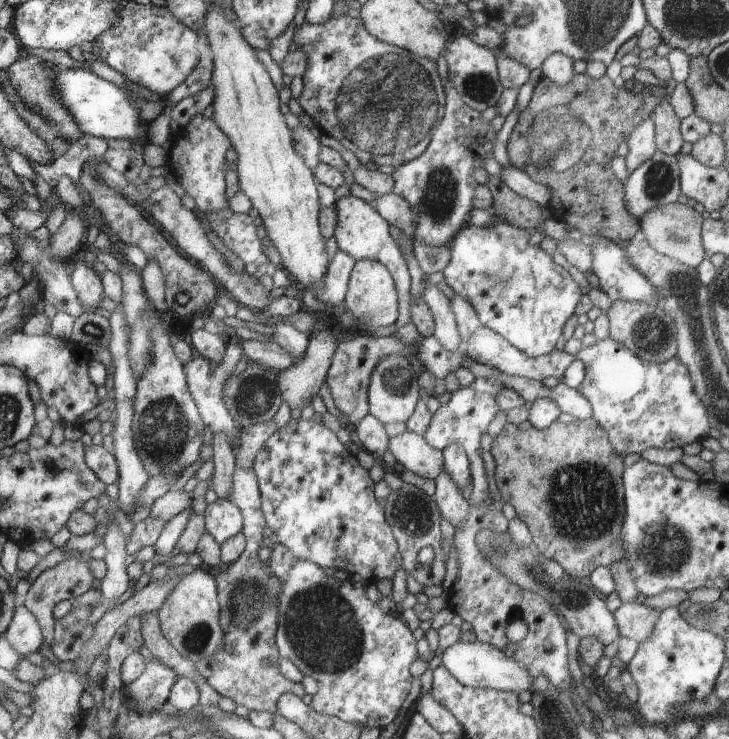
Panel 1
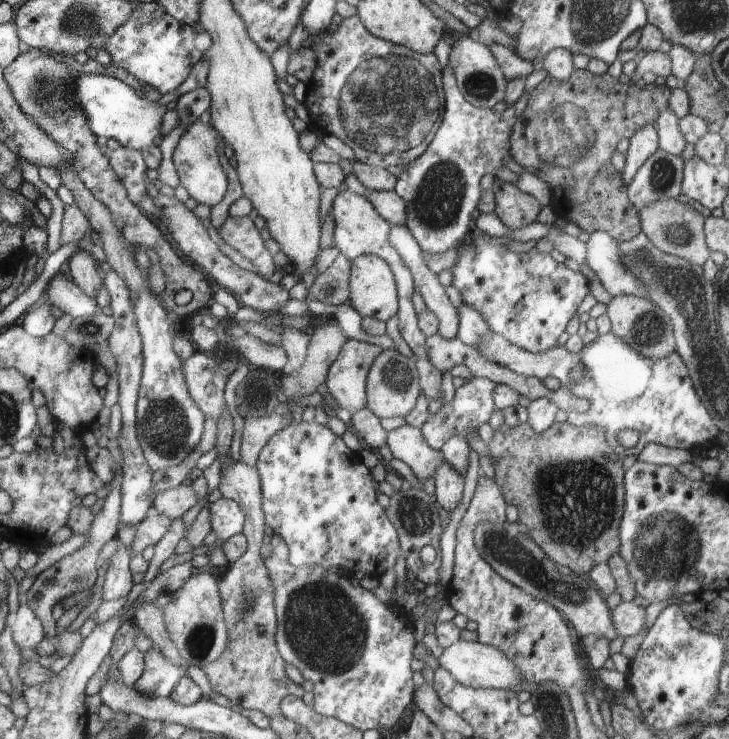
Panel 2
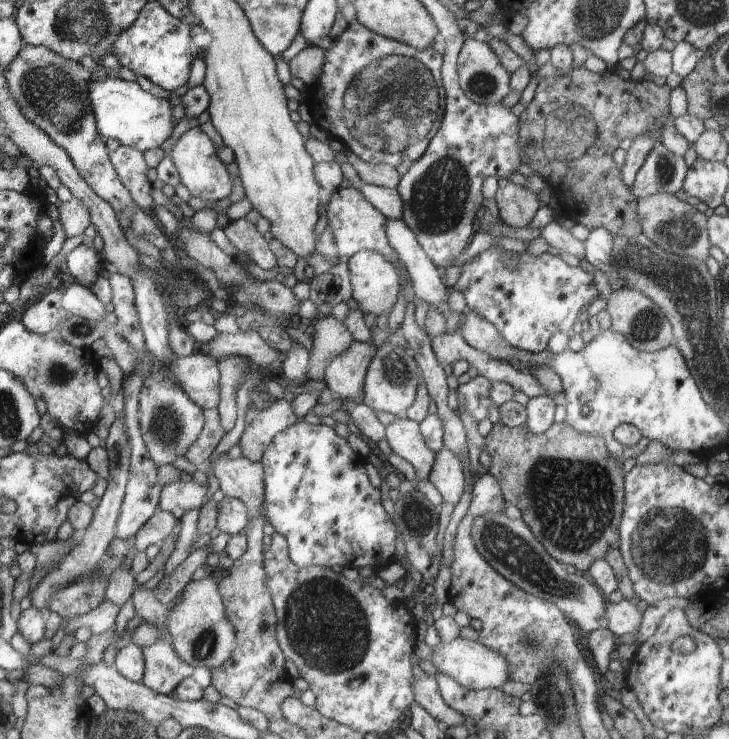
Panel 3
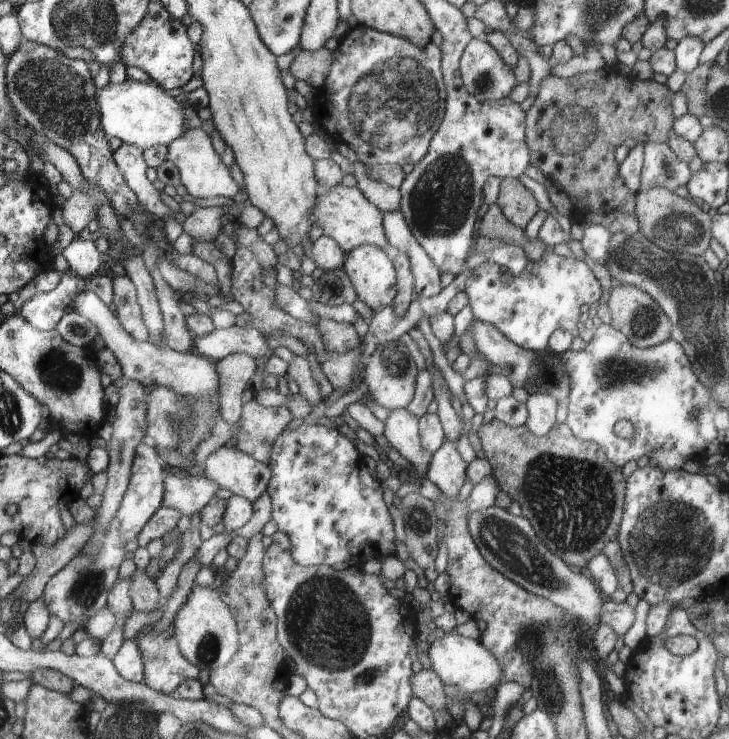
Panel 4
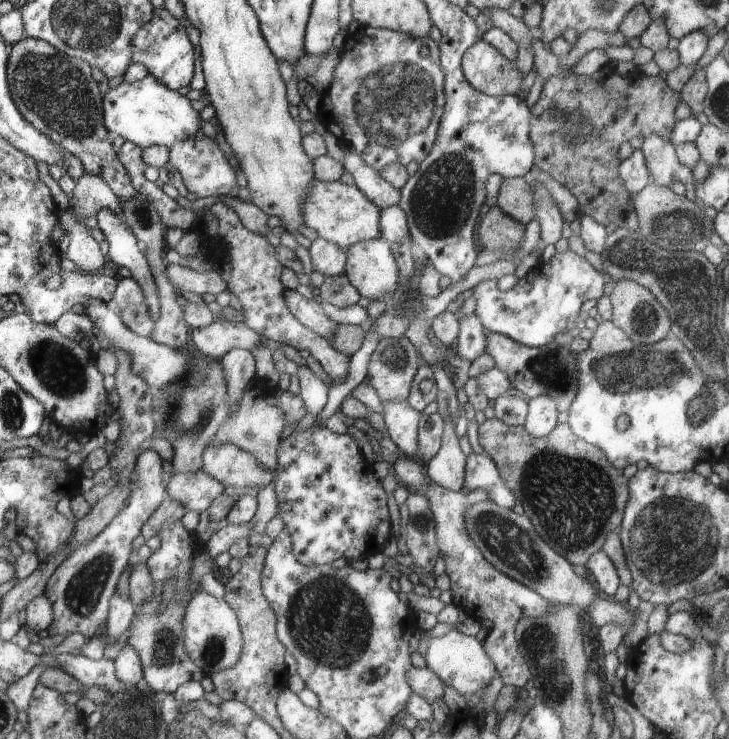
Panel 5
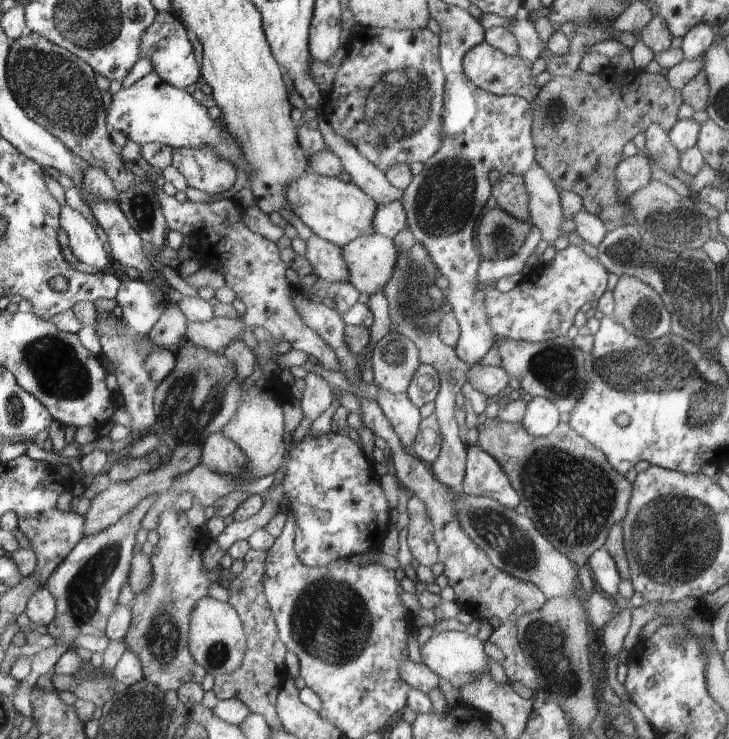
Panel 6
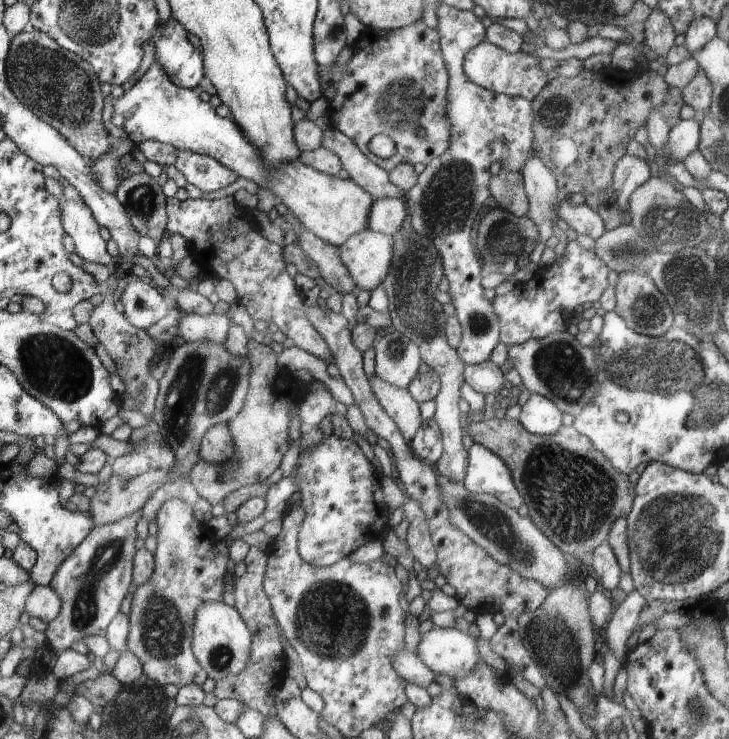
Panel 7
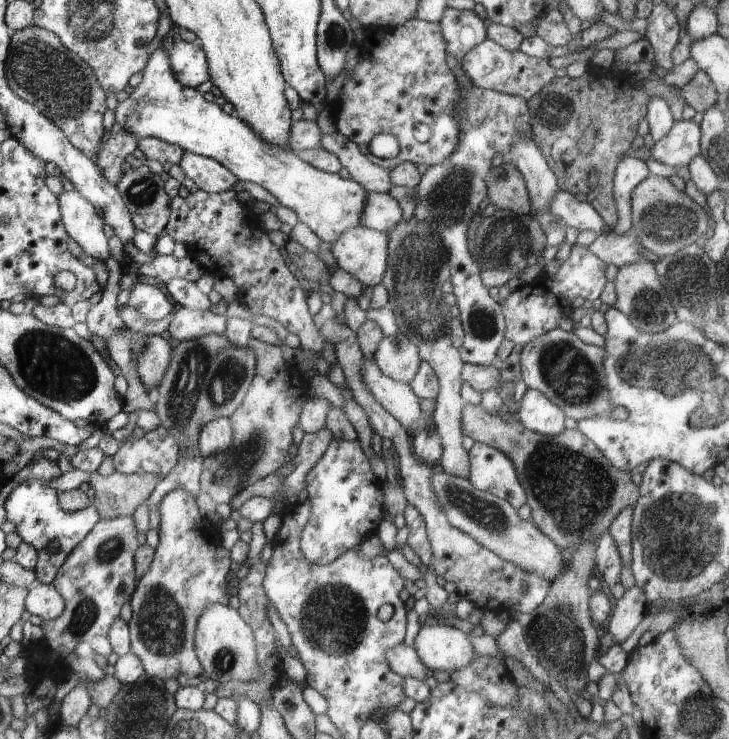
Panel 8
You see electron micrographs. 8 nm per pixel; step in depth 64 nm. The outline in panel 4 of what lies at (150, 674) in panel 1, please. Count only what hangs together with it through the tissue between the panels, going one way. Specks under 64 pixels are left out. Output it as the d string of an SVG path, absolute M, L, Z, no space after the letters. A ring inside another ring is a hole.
M174 621L166 630L158 632L158 634L152 632L149 625L143 627L136 634L134 640L140 650L143 661L143 683L152 688L152 690L171 695L186 681L199 678L200 668L190 662L180 650L180 645L178 645L177 637L175 636Z

